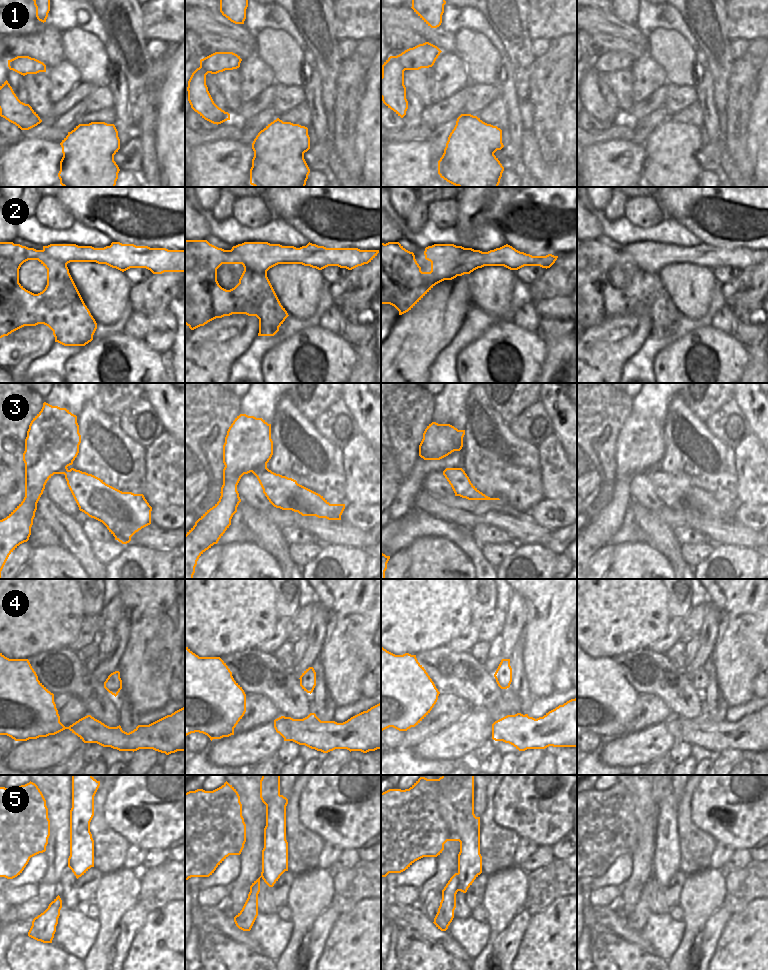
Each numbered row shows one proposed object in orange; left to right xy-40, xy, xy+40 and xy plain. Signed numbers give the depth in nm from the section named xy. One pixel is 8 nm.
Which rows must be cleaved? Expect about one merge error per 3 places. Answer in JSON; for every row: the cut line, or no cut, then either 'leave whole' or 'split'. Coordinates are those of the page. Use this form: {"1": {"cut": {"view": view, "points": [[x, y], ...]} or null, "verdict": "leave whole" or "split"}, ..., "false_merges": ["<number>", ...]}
{"1": {"cut": null, "verdict": "leave whole"}, "2": {"cut": {"view": "xy", "points": [[230, 250], [266, 274]]}, "verdict": "split"}, "3": {"cut": null, "verdict": "leave whole"}, "4": {"cut": null, "verdict": "leave whole"}, "5": {"cut": {"view": "xy+40", "points": [[475, 816], [472, 816], [466, 822], [460, 843]]}, "verdict": "split"}, "false_merges": ["2", "5"]}

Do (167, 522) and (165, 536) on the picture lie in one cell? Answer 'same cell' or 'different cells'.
different cells

